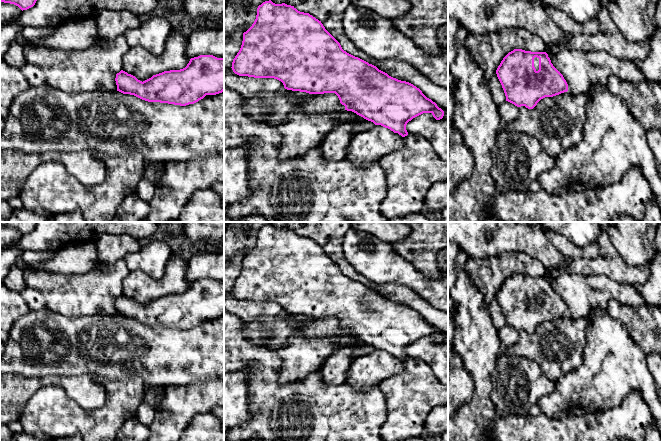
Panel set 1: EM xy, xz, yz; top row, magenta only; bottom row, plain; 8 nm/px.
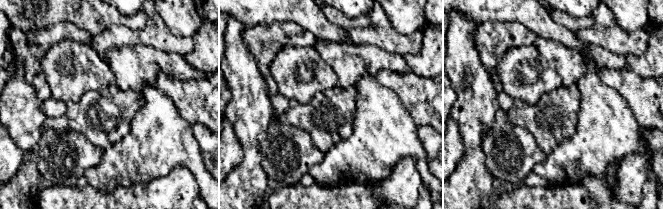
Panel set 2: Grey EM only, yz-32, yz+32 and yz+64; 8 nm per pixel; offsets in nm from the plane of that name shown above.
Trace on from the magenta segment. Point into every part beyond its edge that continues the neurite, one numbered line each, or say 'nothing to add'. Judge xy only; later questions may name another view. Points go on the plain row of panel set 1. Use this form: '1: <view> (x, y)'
nothing to add

